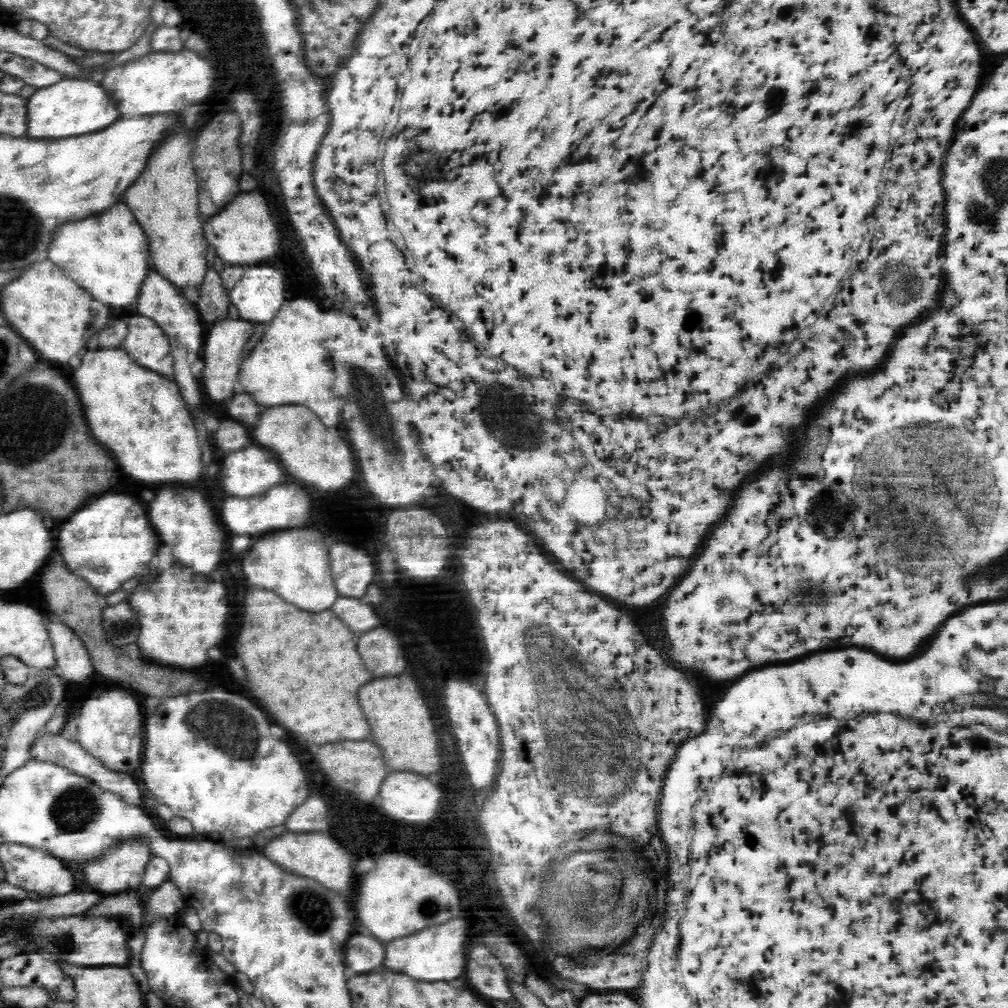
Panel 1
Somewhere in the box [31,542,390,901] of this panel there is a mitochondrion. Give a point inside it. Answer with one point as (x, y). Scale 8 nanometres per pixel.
(230, 734)

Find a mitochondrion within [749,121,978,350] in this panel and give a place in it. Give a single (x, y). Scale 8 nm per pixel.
(898, 283)

